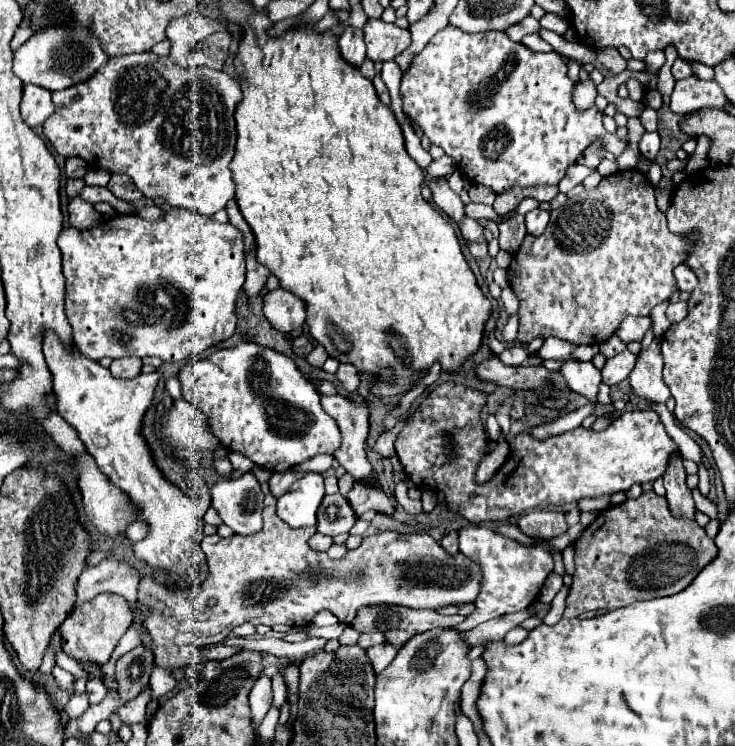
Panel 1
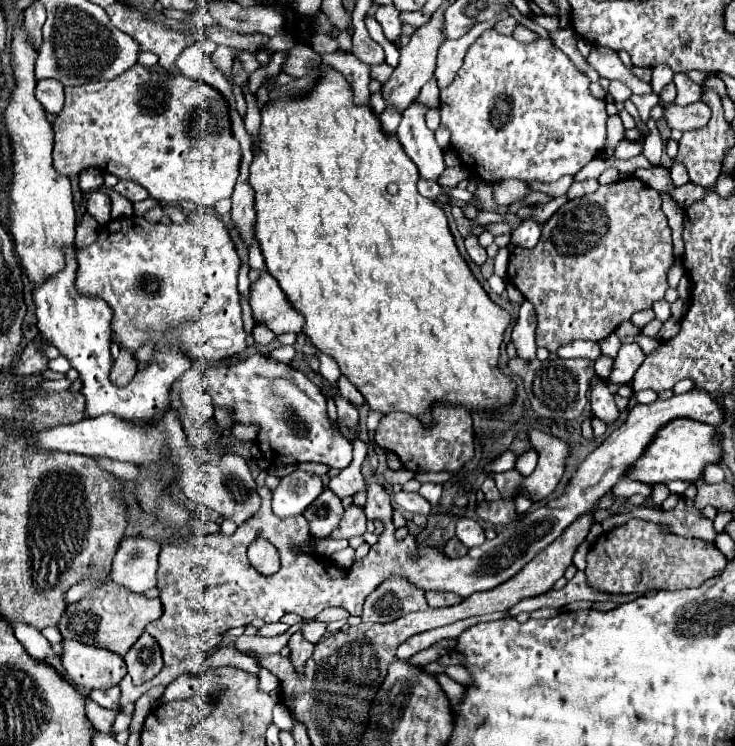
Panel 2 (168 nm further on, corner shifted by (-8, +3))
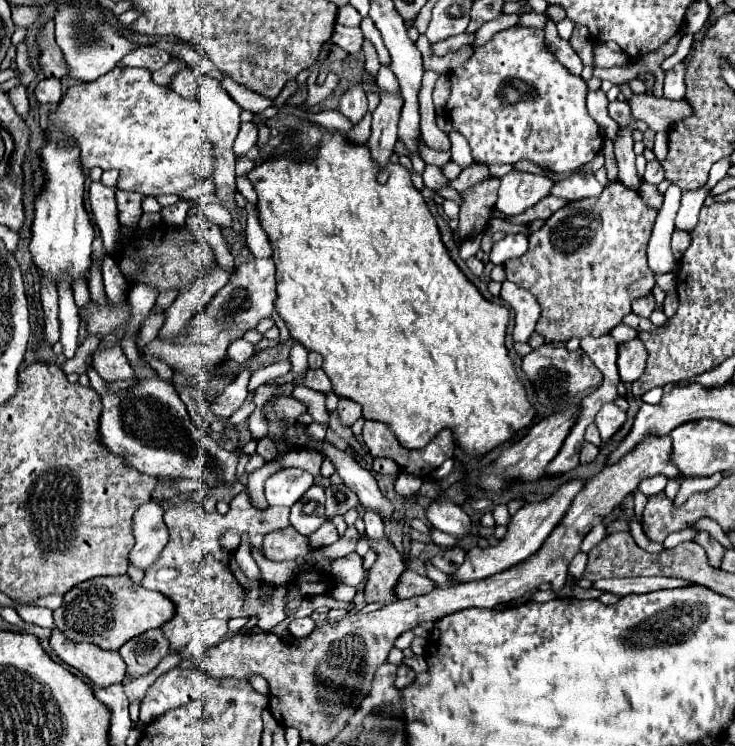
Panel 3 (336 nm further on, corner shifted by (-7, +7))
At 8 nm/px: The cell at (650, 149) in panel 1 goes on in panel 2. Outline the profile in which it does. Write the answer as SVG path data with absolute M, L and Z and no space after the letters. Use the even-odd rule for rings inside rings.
M649 119L646 125L649 127L649 135L647 135L645 141L643 141L643 155L645 155L653 165L659 165L659 159L661 159L663 147L665 147L665 141L661 139L661 133L659 133L659 129L657 129L657 125L655 125L653 119Z

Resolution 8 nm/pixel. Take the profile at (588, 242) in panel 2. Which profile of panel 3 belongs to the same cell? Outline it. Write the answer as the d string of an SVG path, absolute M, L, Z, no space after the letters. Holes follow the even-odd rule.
M610 183L600 197L580 199L558 209L542 229L528 235L528 251L504 263L506 279L528 289L540 303L542 315L536 323L536 333L544 335L548 343L566 343L572 337L602 337L608 335L624 315L632 309L632 301L652 293L654 273L646 263L646 245L656 221L656 209L642 203L638 191L626 189L622 183Z

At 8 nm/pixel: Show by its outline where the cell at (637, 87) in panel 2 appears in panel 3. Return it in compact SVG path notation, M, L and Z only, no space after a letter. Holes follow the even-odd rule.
M548 21L544 33L546 33L546 45L548 45L548 49L556 55L556 59L558 59L572 75L580 75L580 71L582 71L584 65L582 65L578 53L570 47L568 41L562 41L562 39L558 37L556 25L554 25L552 21Z

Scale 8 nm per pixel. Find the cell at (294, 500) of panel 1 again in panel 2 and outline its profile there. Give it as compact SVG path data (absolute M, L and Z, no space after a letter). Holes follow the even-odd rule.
M293 471L285 475L273 491L273 511L279 517L303 515L305 509L321 495L323 481L319 475Z

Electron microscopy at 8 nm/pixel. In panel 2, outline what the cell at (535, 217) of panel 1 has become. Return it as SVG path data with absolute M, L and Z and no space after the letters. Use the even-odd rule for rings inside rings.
M525 219L519 227L517 227L517 231L513 231L513 235L511 235L511 243L515 243L515 245L521 245L521 247L535 247L537 245L537 241L539 241L539 237L541 237L541 223L539 221L535 221L535 219Z

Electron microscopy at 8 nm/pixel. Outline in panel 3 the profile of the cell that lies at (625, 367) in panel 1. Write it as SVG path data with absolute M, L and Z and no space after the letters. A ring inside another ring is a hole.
M632 339L626 343L620 343L618 347L618 369L620 369L620 379L624 383L634 383L646 367L648 351L640 339Z

